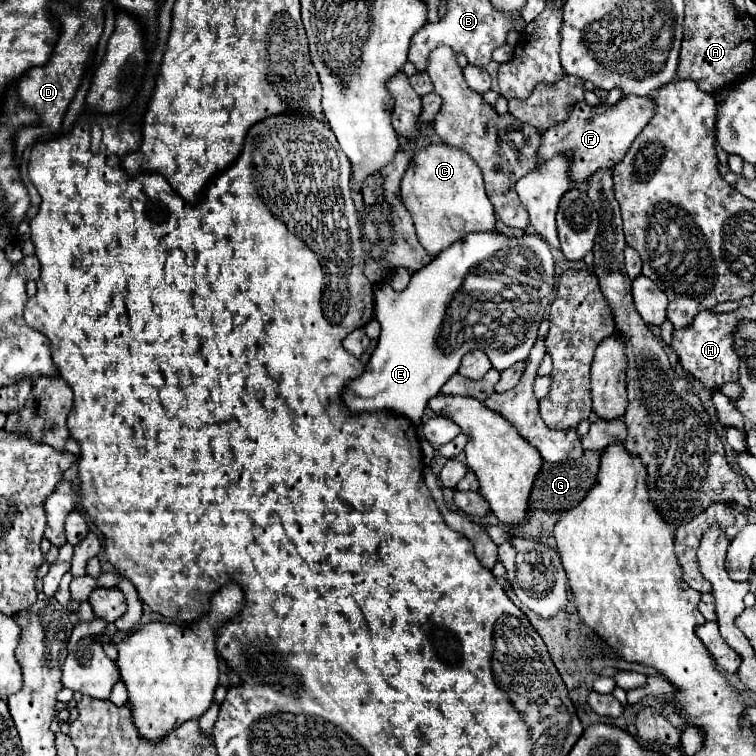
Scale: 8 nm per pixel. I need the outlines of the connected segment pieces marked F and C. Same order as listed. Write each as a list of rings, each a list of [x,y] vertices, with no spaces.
[[[635,94],[623,96],[617,104],[607,106],[601,114],[597,114],[595,108],[589,106],[587,102],[579,102],[579,104],[575,104],[575,108],[567,120],[541,132],[541,146],[537,152],[537,168],[557,154],[569,154],[571,182],[573,184],[585,182],[591,172],[595,172],[603,166],[605,168],[615,166],[623,158],[623,154],[629,150],[629,146],[633,144],[637,134],[651,120],[651,114],[653,114],[653,100],[635,96]]]
[[[429,144],[417,152],[401,178],[401,200],[415,222],[421,246],[433,258],[471,232],[497,230],[495,210],[485,194],[481,170],[463,150],[447,144]]]

